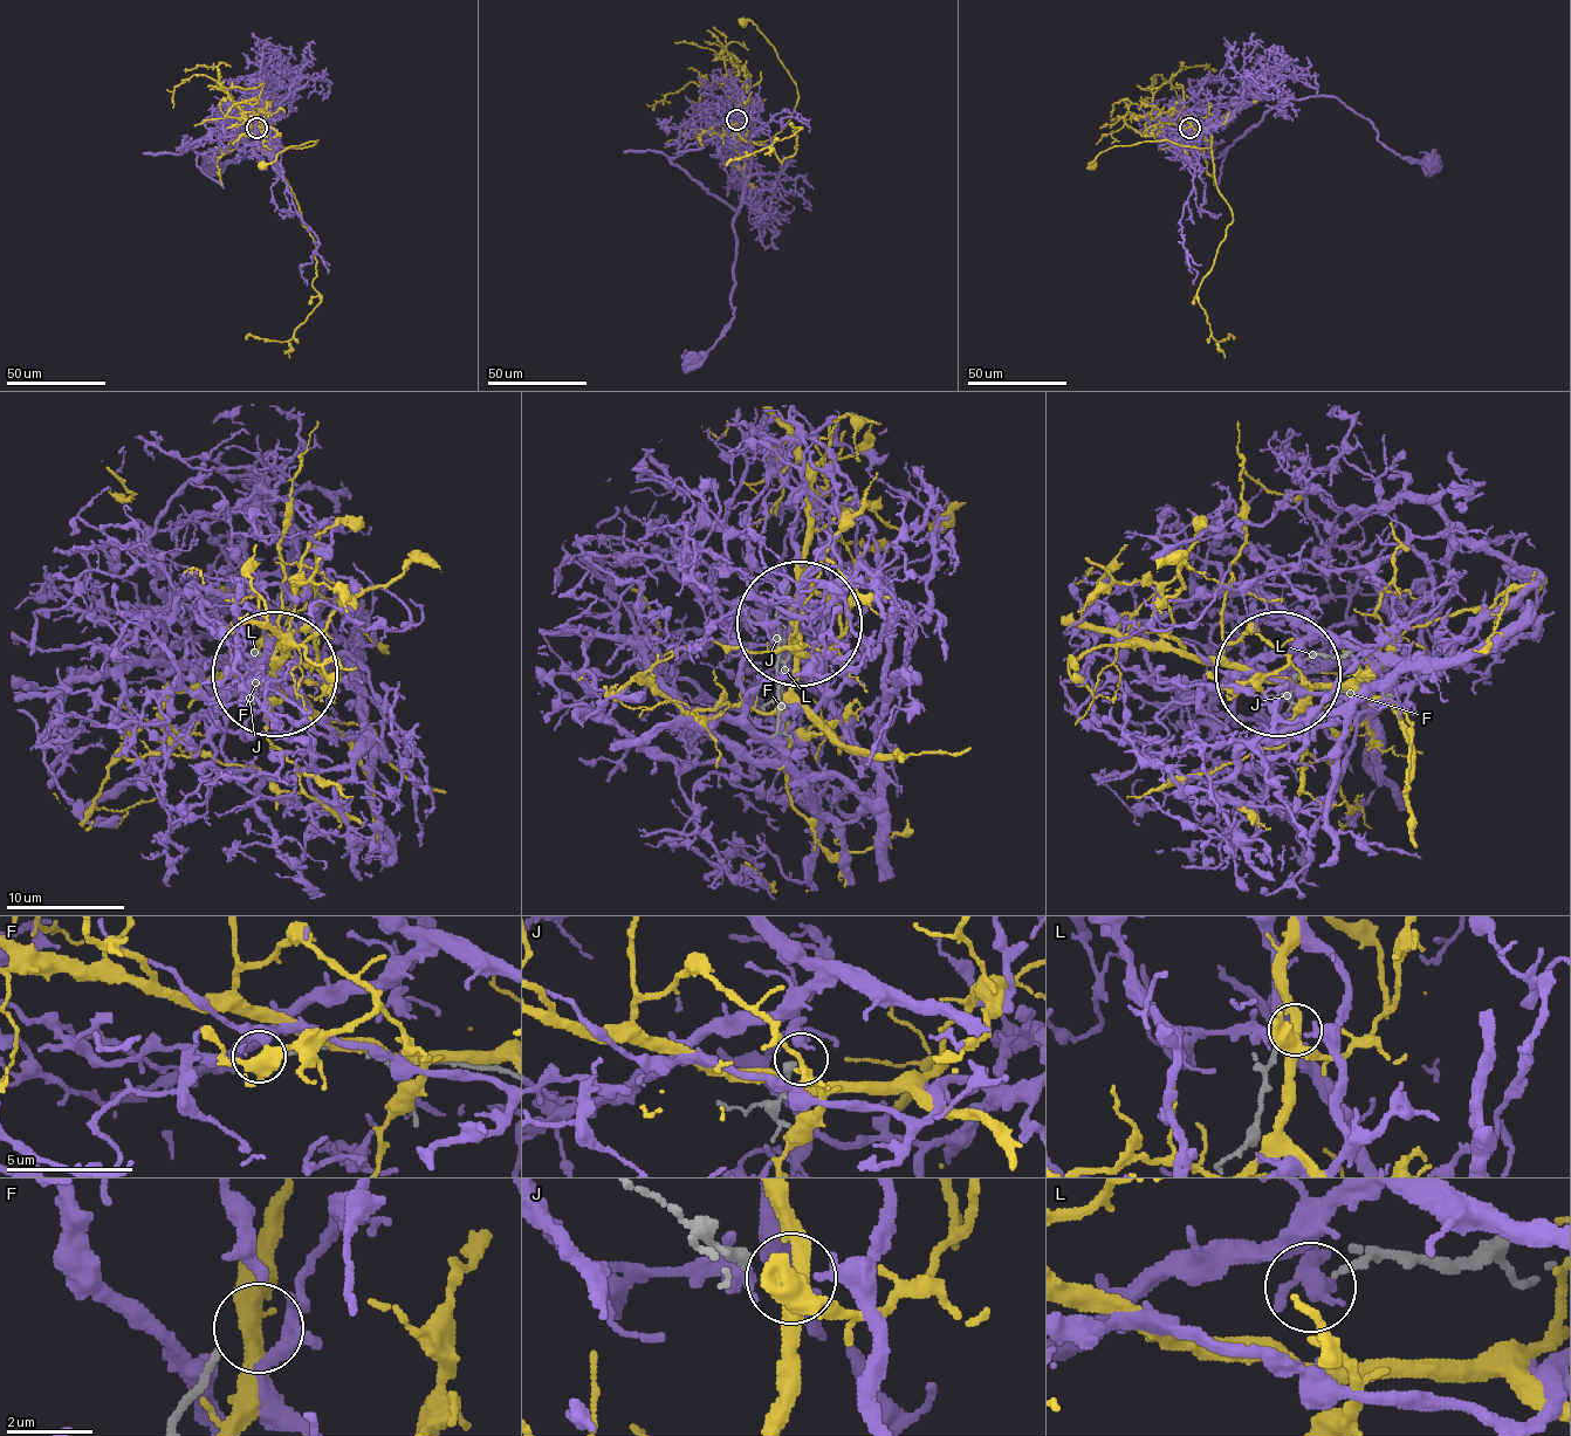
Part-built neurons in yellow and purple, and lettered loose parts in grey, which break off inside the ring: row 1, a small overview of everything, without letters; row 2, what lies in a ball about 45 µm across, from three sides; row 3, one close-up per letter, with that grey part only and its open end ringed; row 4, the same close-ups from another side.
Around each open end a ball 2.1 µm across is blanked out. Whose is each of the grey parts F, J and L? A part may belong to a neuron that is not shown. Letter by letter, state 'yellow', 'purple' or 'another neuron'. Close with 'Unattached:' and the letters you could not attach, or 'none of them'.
F: another neuron
J: another neuron
L: another neuron
Unattached: F, J, L

